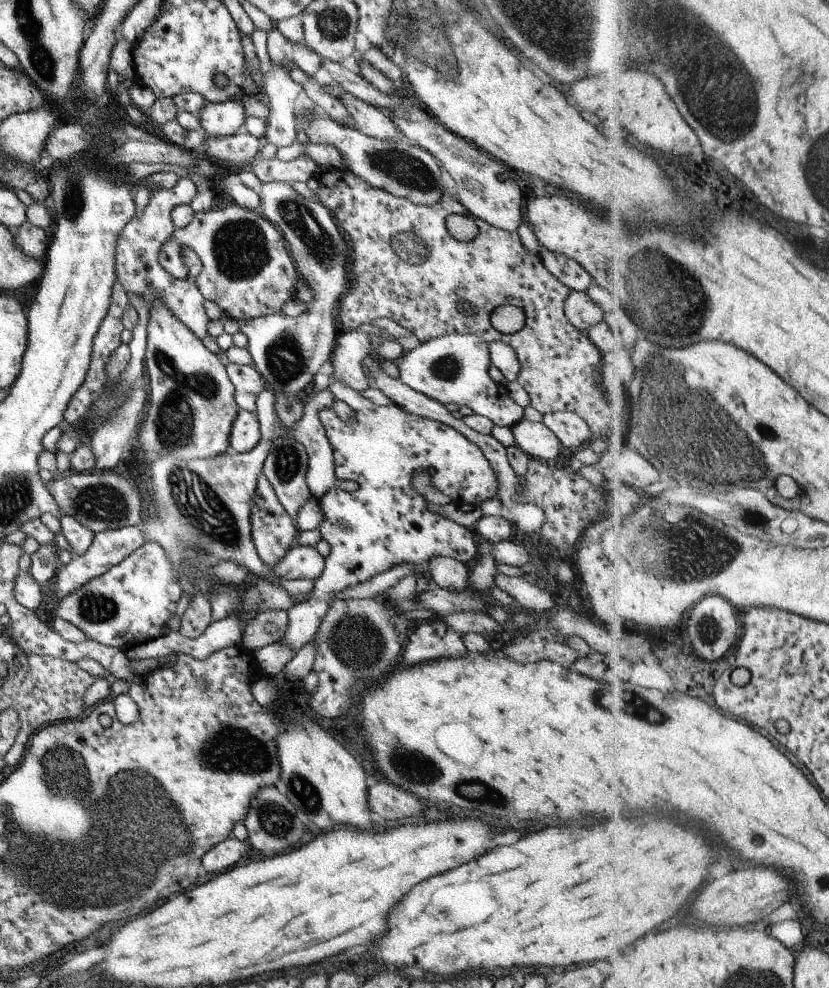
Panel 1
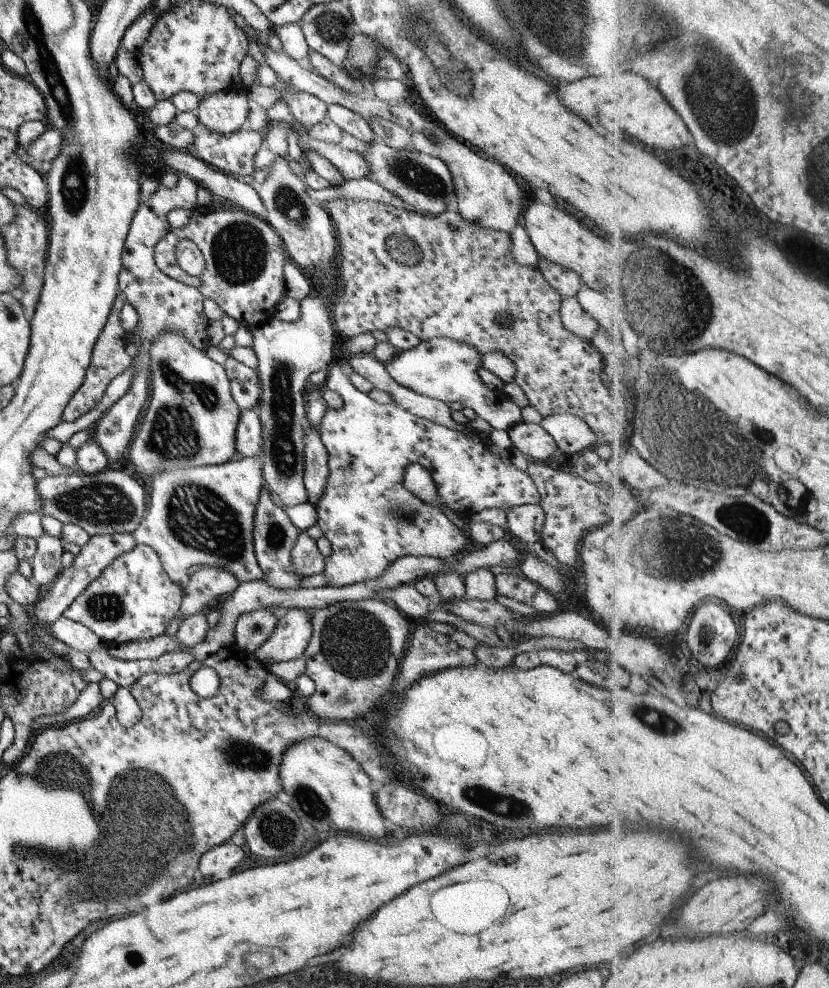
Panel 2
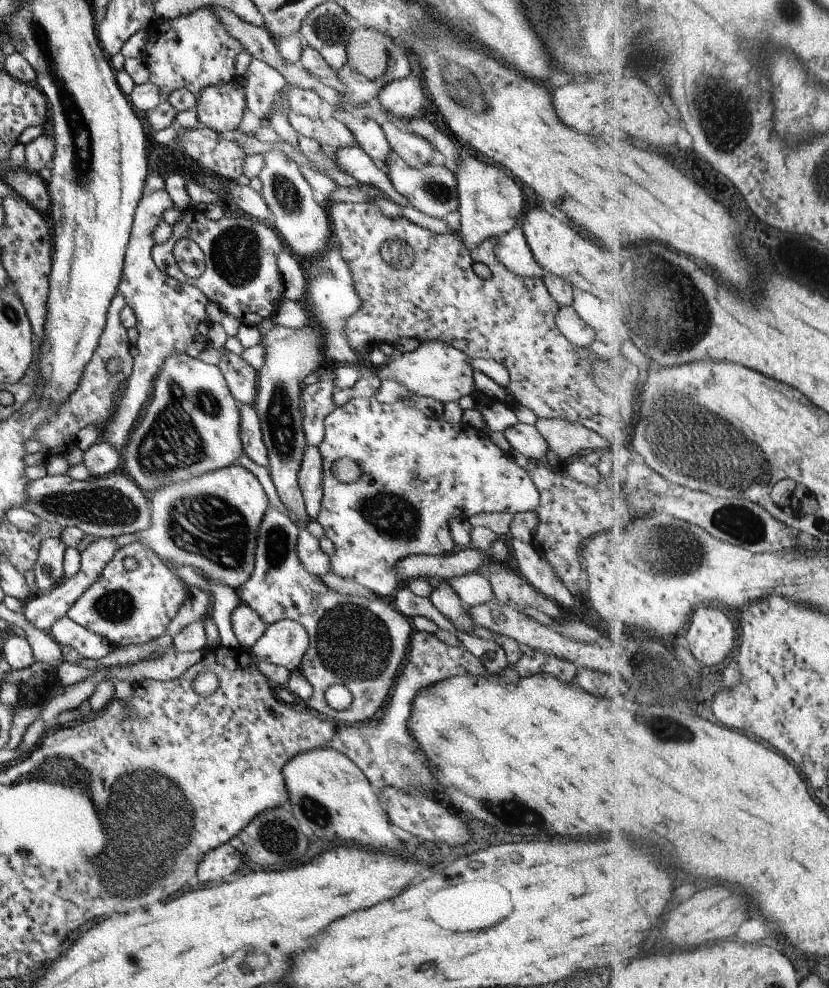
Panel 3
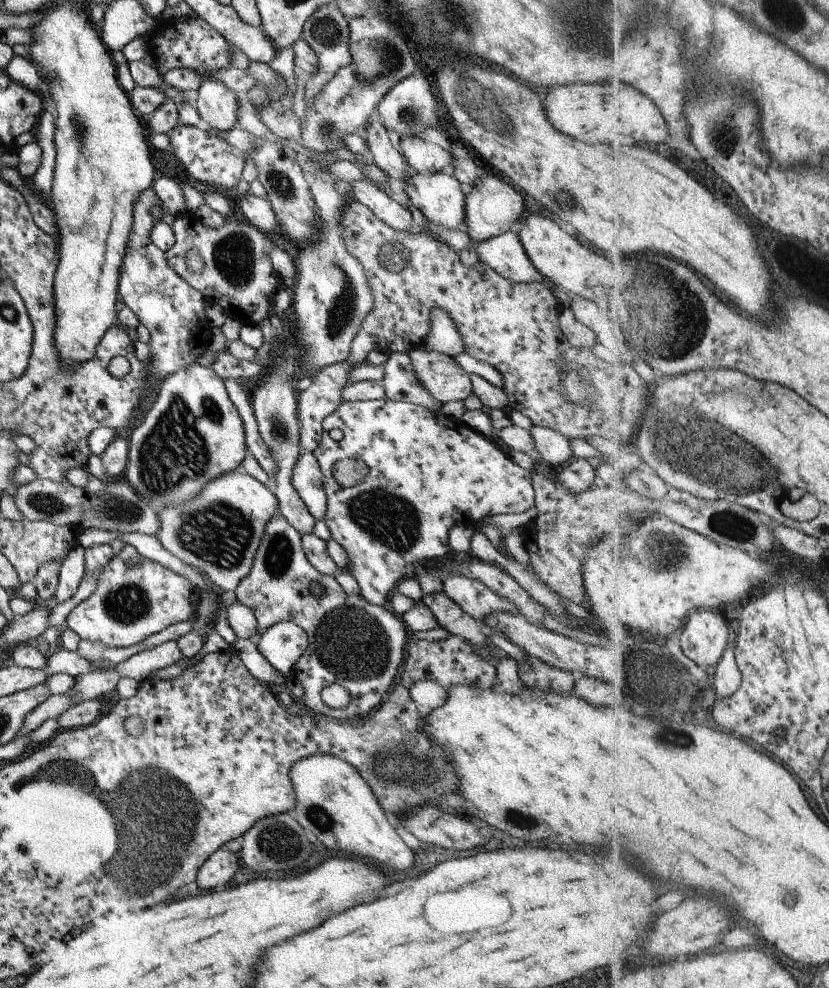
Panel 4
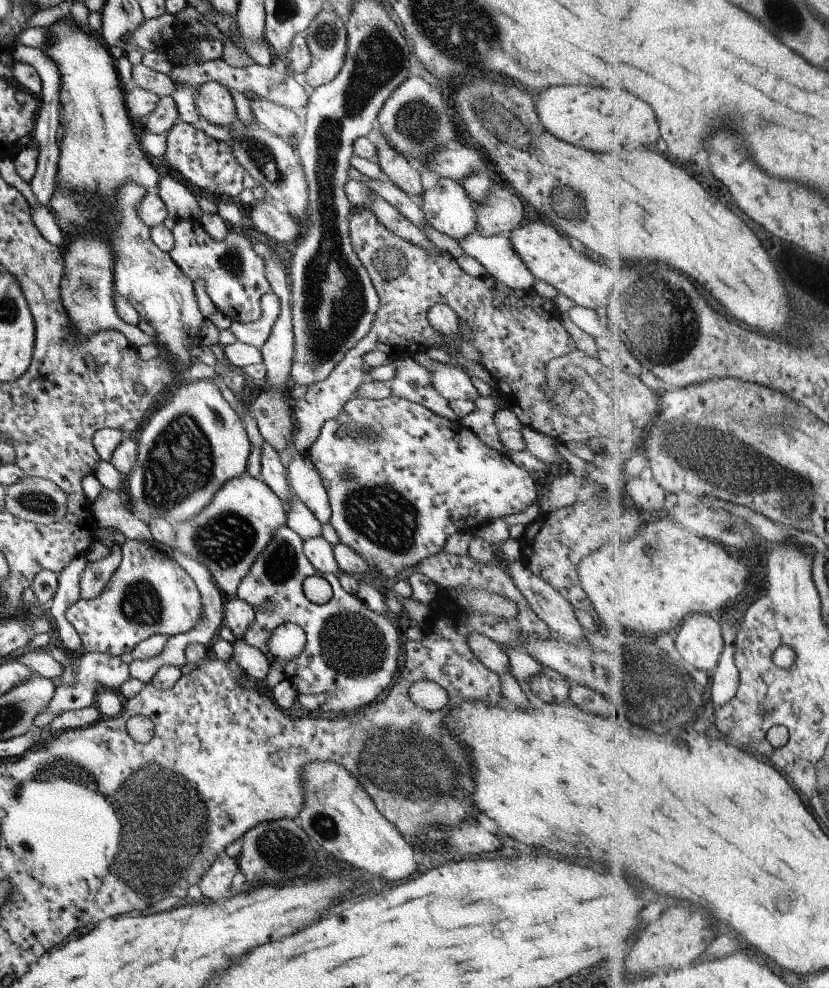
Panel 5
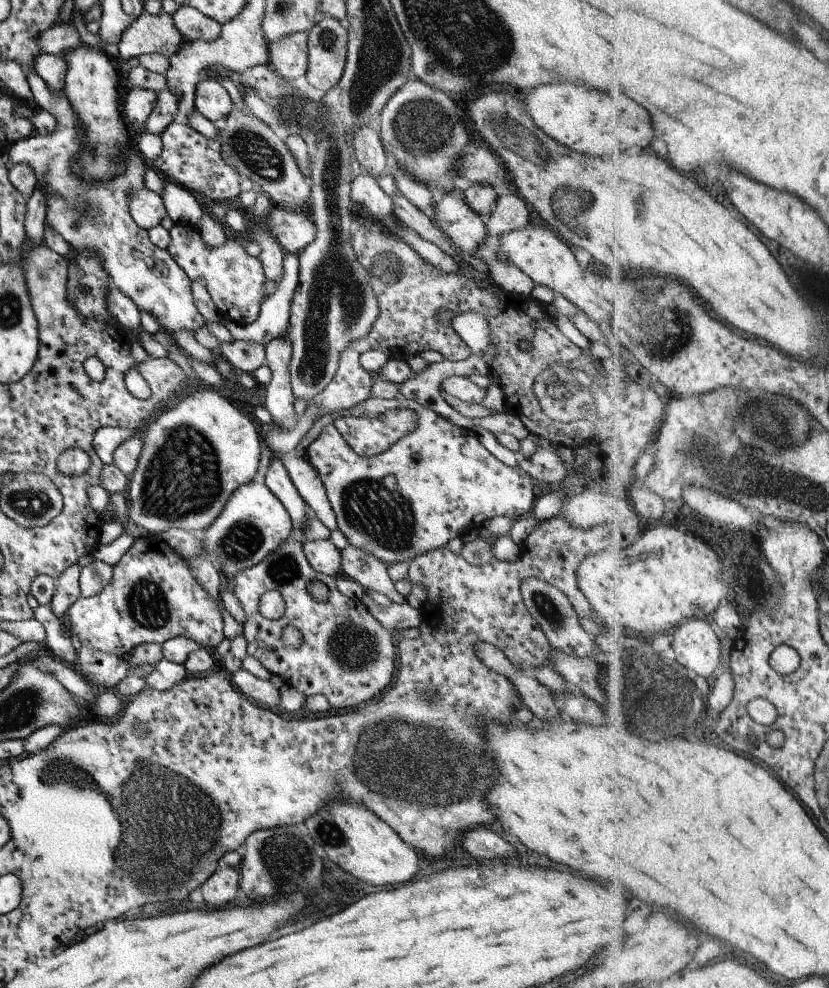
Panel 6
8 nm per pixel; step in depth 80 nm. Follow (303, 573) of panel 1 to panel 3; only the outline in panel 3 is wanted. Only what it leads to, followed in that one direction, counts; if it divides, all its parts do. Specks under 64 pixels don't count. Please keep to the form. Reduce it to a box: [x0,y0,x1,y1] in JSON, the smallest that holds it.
[295,529,329,576]

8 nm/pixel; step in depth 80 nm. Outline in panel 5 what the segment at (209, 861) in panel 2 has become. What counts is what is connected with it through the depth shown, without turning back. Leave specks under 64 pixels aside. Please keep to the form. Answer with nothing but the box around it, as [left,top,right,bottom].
[199,853,237,900]

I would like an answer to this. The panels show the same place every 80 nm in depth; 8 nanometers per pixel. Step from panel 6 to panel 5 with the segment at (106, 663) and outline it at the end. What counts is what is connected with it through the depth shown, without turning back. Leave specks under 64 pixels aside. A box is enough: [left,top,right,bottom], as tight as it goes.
[33,652,131,729]

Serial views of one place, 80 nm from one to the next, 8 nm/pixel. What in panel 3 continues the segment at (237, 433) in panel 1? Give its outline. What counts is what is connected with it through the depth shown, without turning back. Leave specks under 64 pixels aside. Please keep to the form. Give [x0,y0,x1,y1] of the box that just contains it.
[236,404,269,468]

